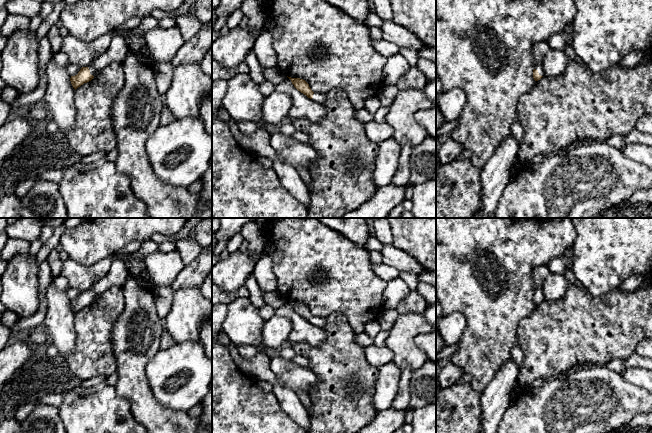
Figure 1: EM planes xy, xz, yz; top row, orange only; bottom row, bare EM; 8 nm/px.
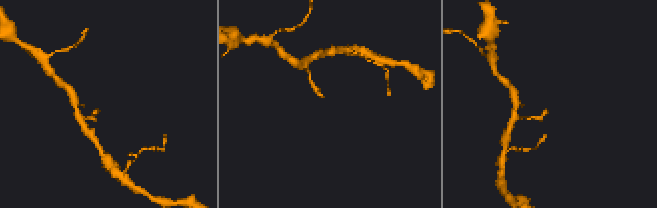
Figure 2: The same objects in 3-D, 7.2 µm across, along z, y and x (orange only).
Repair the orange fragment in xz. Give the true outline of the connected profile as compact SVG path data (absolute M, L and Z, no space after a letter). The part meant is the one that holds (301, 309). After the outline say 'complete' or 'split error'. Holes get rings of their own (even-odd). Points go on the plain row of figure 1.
M288 301L288 302L291 304L294 311L298 315L306 319L308 322L320 328L323 328L325 326L326 321L327 321L326 317L320 318L320 317L313 316L311 312L309 311L309 308L303 303L291 302L291 301Z; split error

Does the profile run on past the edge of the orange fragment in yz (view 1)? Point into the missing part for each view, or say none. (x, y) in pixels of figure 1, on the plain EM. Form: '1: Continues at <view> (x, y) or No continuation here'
1: Continues at yz (538, 291)

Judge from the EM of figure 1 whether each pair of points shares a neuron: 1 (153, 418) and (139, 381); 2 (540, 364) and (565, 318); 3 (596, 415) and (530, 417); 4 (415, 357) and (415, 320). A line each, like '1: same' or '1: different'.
1: same
2: same
3: same
4: same

